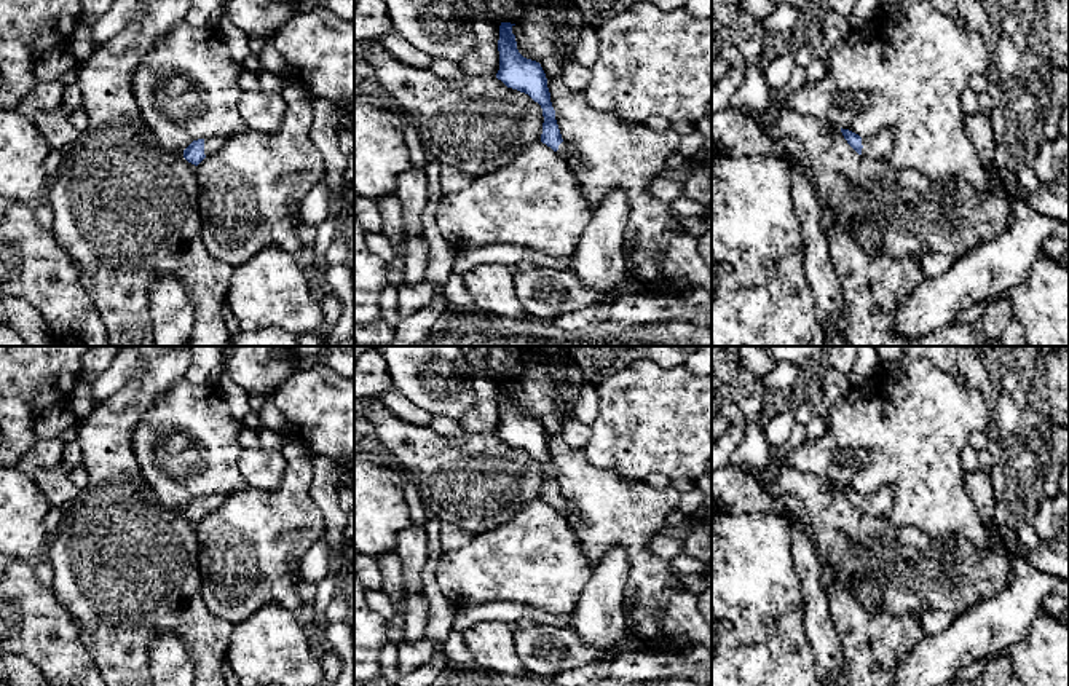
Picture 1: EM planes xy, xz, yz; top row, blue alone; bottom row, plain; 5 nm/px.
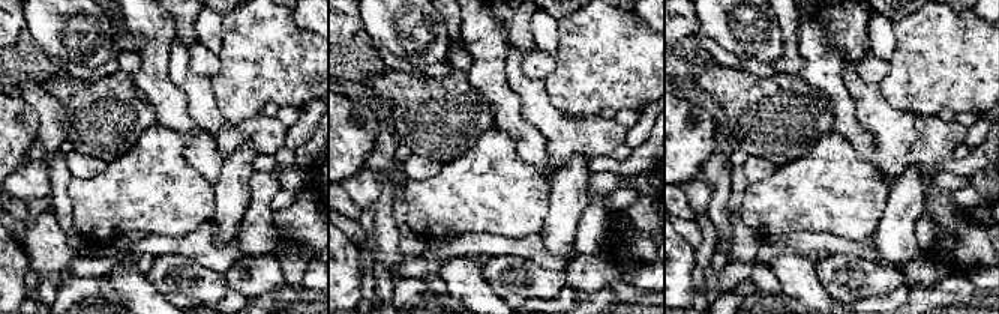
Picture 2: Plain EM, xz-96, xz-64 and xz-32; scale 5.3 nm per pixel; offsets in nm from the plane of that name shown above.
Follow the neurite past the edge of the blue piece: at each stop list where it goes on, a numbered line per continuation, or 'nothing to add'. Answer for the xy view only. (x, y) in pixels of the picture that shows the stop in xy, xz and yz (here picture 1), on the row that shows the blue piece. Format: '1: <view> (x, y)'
1: xy (213, 144)

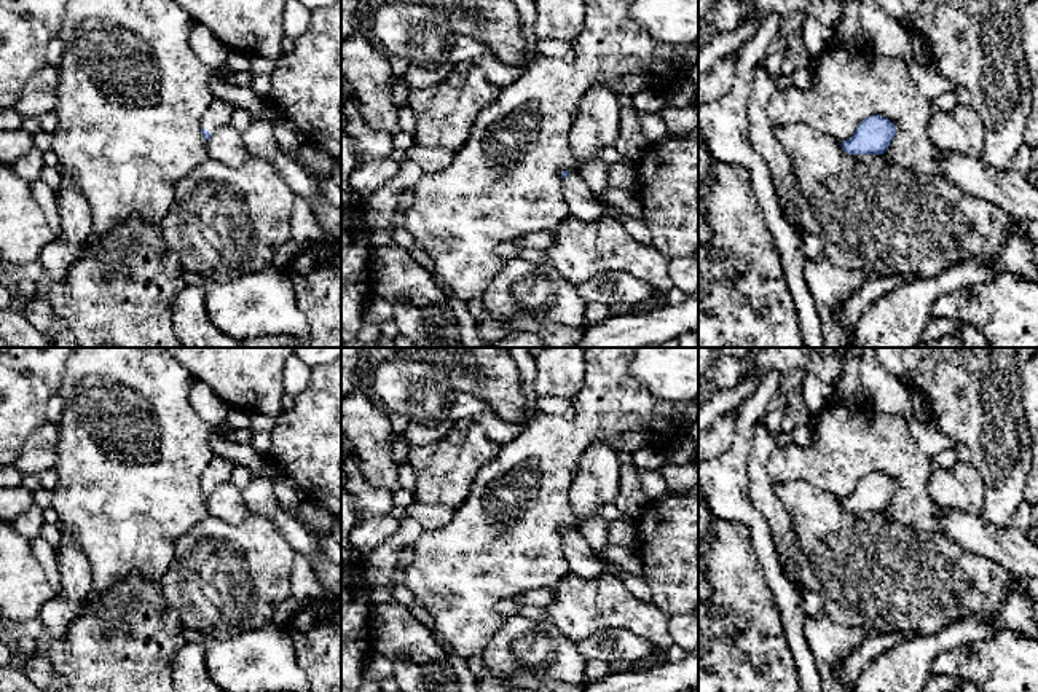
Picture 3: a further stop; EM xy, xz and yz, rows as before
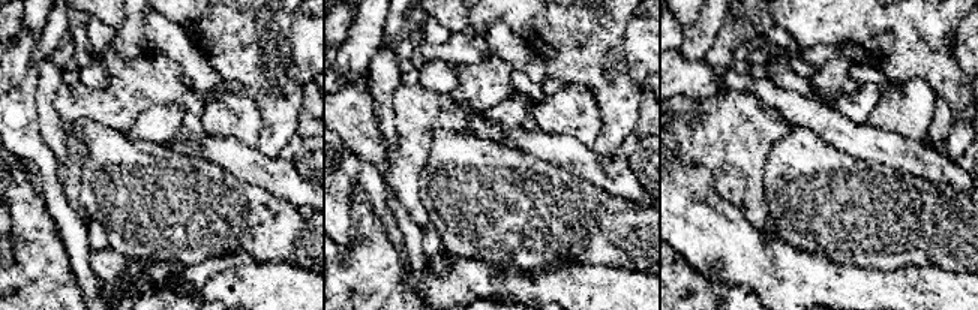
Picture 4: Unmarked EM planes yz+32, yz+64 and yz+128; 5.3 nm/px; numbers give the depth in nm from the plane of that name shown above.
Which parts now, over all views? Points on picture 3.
1: xy (219, 114)

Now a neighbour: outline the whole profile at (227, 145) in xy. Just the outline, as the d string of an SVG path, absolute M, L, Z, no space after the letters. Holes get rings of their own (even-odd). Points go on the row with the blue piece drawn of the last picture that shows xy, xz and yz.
M231 123L212 132L206 148L209 158L230 167L242 166L249 156L242 134Z

